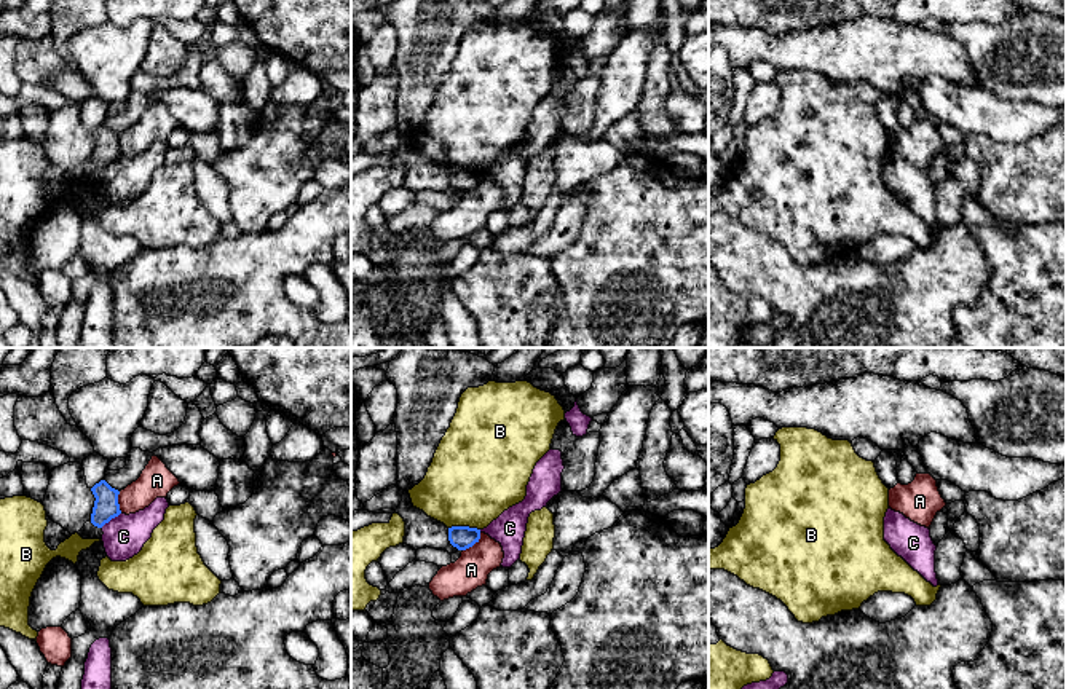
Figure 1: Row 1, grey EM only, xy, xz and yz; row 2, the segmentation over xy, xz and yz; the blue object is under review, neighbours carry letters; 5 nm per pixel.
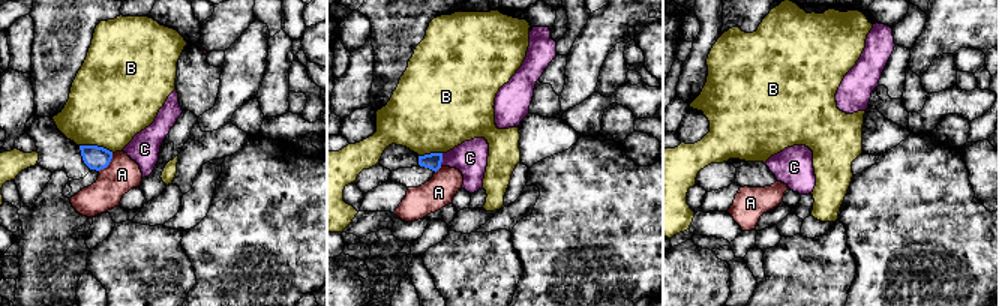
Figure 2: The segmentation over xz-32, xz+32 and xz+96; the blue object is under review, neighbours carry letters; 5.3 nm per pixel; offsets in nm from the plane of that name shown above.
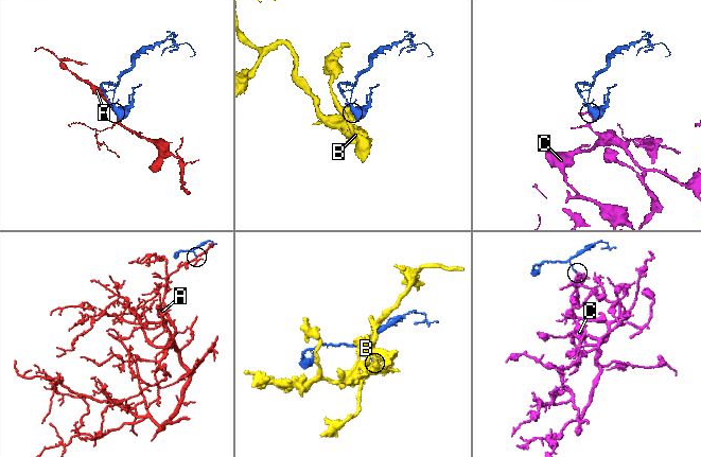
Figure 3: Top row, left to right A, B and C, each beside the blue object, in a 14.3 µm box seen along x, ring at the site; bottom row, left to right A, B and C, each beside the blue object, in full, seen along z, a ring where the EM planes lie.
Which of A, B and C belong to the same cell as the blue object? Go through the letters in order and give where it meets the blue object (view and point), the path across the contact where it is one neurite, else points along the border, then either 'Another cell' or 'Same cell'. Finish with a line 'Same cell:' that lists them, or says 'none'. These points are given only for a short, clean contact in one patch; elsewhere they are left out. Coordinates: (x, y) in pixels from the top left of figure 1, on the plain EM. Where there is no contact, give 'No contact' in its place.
A: Touches blue at xz (473, 187). Boundary: xz (481, 176), (463, 193). Another cell
B: Touches blue at xz (465, 169). Boundary: xz (449, 169), (476, 169), (479, 173). Another cell
C: Touches blue at xy (110, 161). Boundary: xy (120, 155), (101, 169). Another cell
Same cell: none

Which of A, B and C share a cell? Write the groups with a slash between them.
A / B / C

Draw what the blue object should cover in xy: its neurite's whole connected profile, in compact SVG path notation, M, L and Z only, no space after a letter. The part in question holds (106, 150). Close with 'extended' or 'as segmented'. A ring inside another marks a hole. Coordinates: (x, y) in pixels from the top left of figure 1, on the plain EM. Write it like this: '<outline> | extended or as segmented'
M101 123L91 131L96 144L91 156L91 166L102 171L112 161L121 156L118 147L120 134L112 131L105 123Z | as segmented

